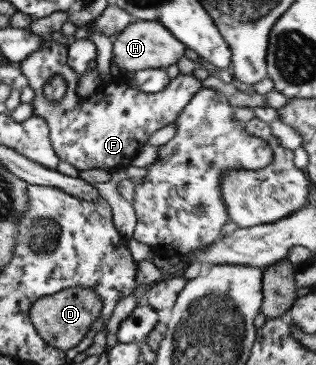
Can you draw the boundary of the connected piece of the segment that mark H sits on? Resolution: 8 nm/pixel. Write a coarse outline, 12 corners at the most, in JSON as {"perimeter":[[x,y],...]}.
{"perimeter":[[159,22],[116,33],[111,61],[130,72],[166,69],[186,46]]}

